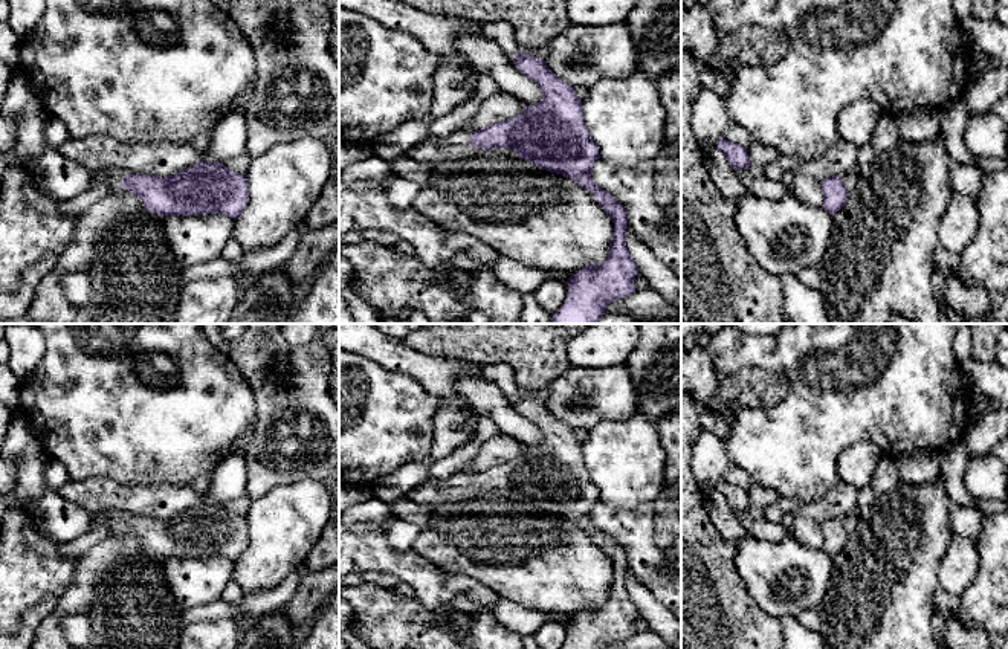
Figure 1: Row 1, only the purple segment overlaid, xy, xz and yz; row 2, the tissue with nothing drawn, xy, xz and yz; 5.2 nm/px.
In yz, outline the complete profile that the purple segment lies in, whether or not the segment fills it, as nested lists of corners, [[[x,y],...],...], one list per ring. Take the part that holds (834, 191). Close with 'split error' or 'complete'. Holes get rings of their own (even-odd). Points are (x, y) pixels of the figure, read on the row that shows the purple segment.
[[[871,144],[863,145],[857,151],[854,166],[843,176],[832,176],[820,180],[823,192],[823,209],[835,214],[845,208],[848,195],[855,191],[857,185],[867,176],[869,165],[875,159]]]; split error

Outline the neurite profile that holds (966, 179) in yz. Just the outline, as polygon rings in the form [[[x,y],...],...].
[[[951,163],[948,177],[953,191],[976,199],[982,188],[984,171],[971,165]]]

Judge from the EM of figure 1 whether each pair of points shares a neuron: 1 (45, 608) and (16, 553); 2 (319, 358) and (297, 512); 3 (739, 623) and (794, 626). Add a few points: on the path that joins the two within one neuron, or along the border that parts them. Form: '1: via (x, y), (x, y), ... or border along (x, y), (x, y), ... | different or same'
1: border along (58, 596), (35, 603), (20, 629) | different
2: border along (323, 480), (301, 478), (274, 486), (268, 492) | different
3: border along (779, 620), (784, 632) | different

